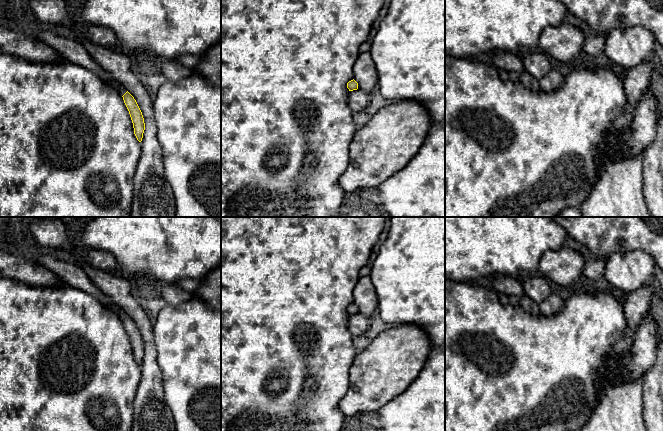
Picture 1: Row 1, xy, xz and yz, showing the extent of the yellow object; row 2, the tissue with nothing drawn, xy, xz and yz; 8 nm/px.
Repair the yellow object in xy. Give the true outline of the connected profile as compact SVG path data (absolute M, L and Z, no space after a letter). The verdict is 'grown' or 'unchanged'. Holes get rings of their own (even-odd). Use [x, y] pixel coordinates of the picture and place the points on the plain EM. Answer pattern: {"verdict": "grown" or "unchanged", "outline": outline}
{"verdict": "grown", "outline": "M114 303L106 307L113 310L122 319L124 327L129 335L133 347L134 358L137 364L141 366L145 354L145 347L142 336L136 324L118 304Z"}

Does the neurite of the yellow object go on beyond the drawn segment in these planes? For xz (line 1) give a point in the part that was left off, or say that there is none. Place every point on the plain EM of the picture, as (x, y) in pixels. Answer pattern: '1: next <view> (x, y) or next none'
1: next none

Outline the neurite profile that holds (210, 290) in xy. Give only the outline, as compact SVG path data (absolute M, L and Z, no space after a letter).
M221 266L212 270L203 279L193 296L201 298L210 308L221 309Z

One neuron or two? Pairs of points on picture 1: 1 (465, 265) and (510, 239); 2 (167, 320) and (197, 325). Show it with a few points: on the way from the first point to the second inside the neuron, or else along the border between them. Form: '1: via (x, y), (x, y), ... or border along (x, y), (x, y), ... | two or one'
1: via (476, 254), (491, 239), (499, 239) | one
2: via (174, 325), (190, 325) | one

